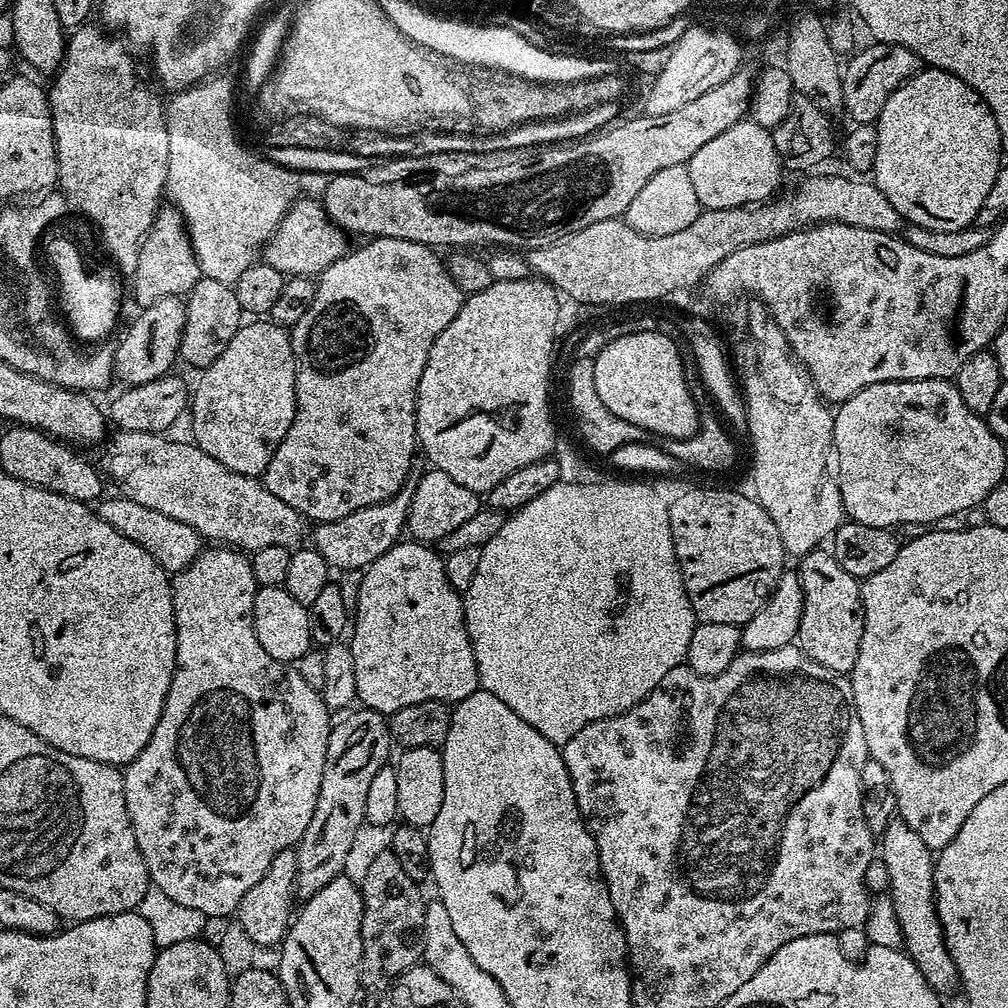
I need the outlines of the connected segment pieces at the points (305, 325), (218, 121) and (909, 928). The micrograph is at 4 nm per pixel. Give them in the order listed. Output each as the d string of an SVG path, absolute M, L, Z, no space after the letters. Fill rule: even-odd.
M385 236L369 239L367 242L364 242L361 248L353 247L345 256L338 258L338 262L330 262L330 266L326 266L326 270L320 273L316 280L314 302L310 302L310 310L306 310L306 314L302 314L302 318L298 318L298 322L291 325L290 335L292 338L292 349L294 350L294 362L296 363L296 409L294 410L294 422L290 422L290 430L286 430L286 438L282 438L278 450L274 450L274 458L270 458L270 466L266 466L262 479L266 490L270 490L270 494L274 494L274 498L282 498L282 502L286 502L286 506L298 510L301 516L309 521L319 522L322 520L346 518L346 514L354 514L354 510L362 510L366 506L374 506L378 502L388 500L394 494L398 494L398 490L404 485L404 481L409 479L411 472L408 471L412 468L412 455L417 455L418 452L418 441L416 439L416 395L418 394L418 382L422 378L422 370L426 370L426 358L430 358L430 346L434 346L434 338L438 338L438 334L442 334L442 330L446 330L446 326L450 326L450 322L454 322L454 314L458 314L458 310L464 305L466 299L465 293L458 290L454 278L450 278L447 263L436 252L439 251L433 250L426 244L410 242L402 238L386 238Z
M209 78L207 80L199 80L196 84L192 84L184 91L175 93L166 104L166 139L167 145L170 146L170 158L168 159L168 183L166 185L166 196L172 200L171 203L180 211L184 224L188 228L188 237L192 243L194 254L198 258L198 266L200 267L200 275L203 278L214 278L214 282L222 282L223 284L236 285L238 282L238 274L242 274L242 270L246 270L246 266L257 263L258 257L261 255L262 246L268 243L272 236L272 230L279 226L282 218L288 213L288 207L294 203L301 195L300 180L301 177L290 169L276 165L274 162L265 159L263 155L255 156L248 148L240 145L240 140L236 137L236 124L232 121L232 84L228 80L216 80L220 78Z
M893 818L884 832L878 836L878 858L890 874L886 896L892 900L901 928L902 948L914 966L922 970L922 978L937 994L952 994L957 991L960 975L948 953L940 919L936 913L936 891L934 890L934 852L906 826L906 822Z

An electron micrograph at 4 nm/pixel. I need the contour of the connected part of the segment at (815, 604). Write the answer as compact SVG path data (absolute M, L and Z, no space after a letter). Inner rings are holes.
M823 547L799 557L798 564L798 575L804 595L798 647L807 656L814 658L814 662L826 666L826 670L841 674L851 673L854 662L858 662L858 646L862 646L864 629L861 581L848 574L832 552Z

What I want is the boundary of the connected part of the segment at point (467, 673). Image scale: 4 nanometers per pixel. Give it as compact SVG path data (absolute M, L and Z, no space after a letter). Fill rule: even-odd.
M401 542L363 569L361 576L364 577L356 604L354 600L350 647L354 654L356 694L363 707L391 714L402 710L402 706L414 706L414 702L440 700L455 706L478 691L480 679L464 621L464 601L461 593L450 586L444 556L435 547L424 542Z

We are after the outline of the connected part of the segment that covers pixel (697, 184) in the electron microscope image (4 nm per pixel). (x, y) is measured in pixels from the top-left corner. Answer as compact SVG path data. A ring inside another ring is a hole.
M751 118L739 120L706 142L702 150L692 155L686 165L694 194L698 194L701 209L746 208L767 201L780 184L782 165L772 141L772 133Z

